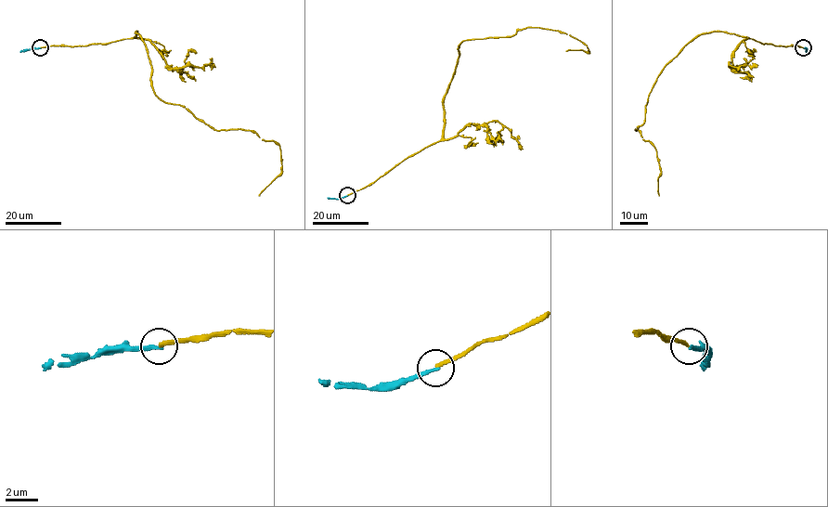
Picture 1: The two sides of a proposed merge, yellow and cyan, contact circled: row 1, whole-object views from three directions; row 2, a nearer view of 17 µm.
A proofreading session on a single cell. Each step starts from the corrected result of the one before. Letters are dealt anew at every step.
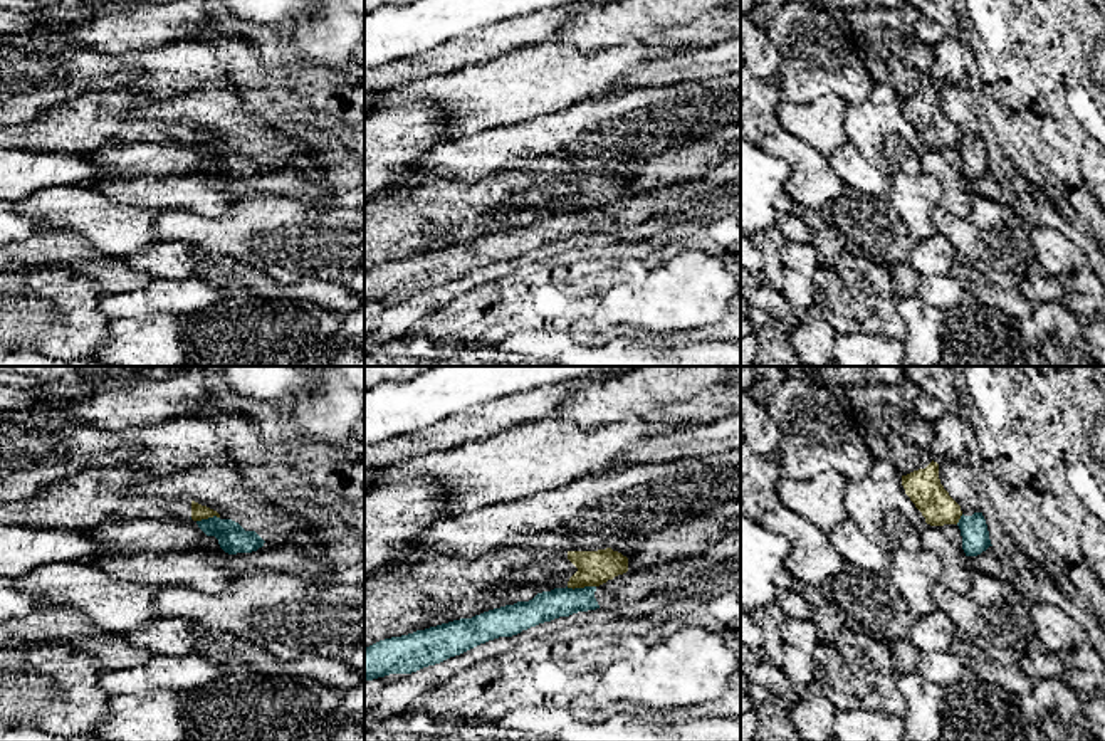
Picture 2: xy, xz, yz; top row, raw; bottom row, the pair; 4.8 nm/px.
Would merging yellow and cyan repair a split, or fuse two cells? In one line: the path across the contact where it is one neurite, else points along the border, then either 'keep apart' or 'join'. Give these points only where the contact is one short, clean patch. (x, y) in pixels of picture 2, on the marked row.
border along xz (595, 585), (581, 588), (566, 587); keep apart

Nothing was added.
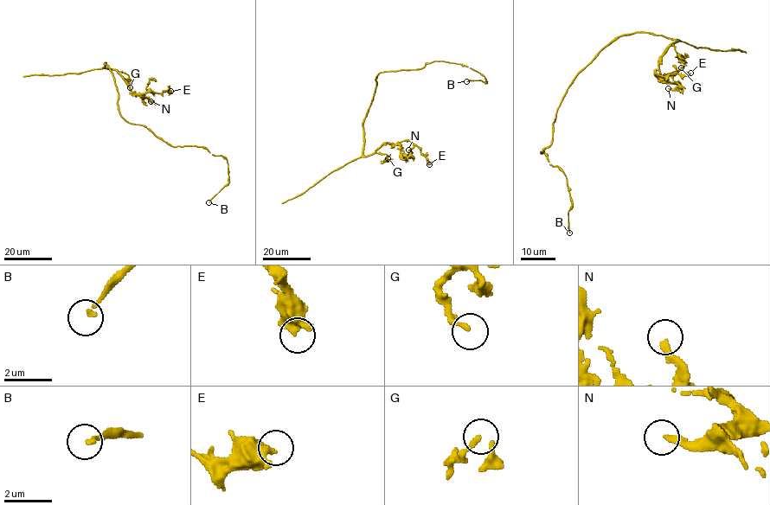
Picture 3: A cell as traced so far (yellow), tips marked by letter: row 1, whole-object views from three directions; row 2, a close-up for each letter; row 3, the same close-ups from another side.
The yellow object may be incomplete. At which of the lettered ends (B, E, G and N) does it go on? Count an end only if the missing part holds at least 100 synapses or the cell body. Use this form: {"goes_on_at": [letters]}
{"goes_on_at": []}

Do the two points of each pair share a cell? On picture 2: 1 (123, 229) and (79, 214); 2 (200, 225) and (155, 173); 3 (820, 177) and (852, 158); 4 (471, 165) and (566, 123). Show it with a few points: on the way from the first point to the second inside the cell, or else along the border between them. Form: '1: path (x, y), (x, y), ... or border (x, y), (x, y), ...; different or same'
1: path (113, 227), (89, 214); same
2: border (225, 209), (214, 215), (183, 209), (160, 212); different
3: border (827, 158), (847, 187); different
4: path (494, 152), (543, 143); same

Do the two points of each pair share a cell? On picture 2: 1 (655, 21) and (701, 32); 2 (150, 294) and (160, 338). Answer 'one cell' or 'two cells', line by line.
1: one cell
2: two cells

